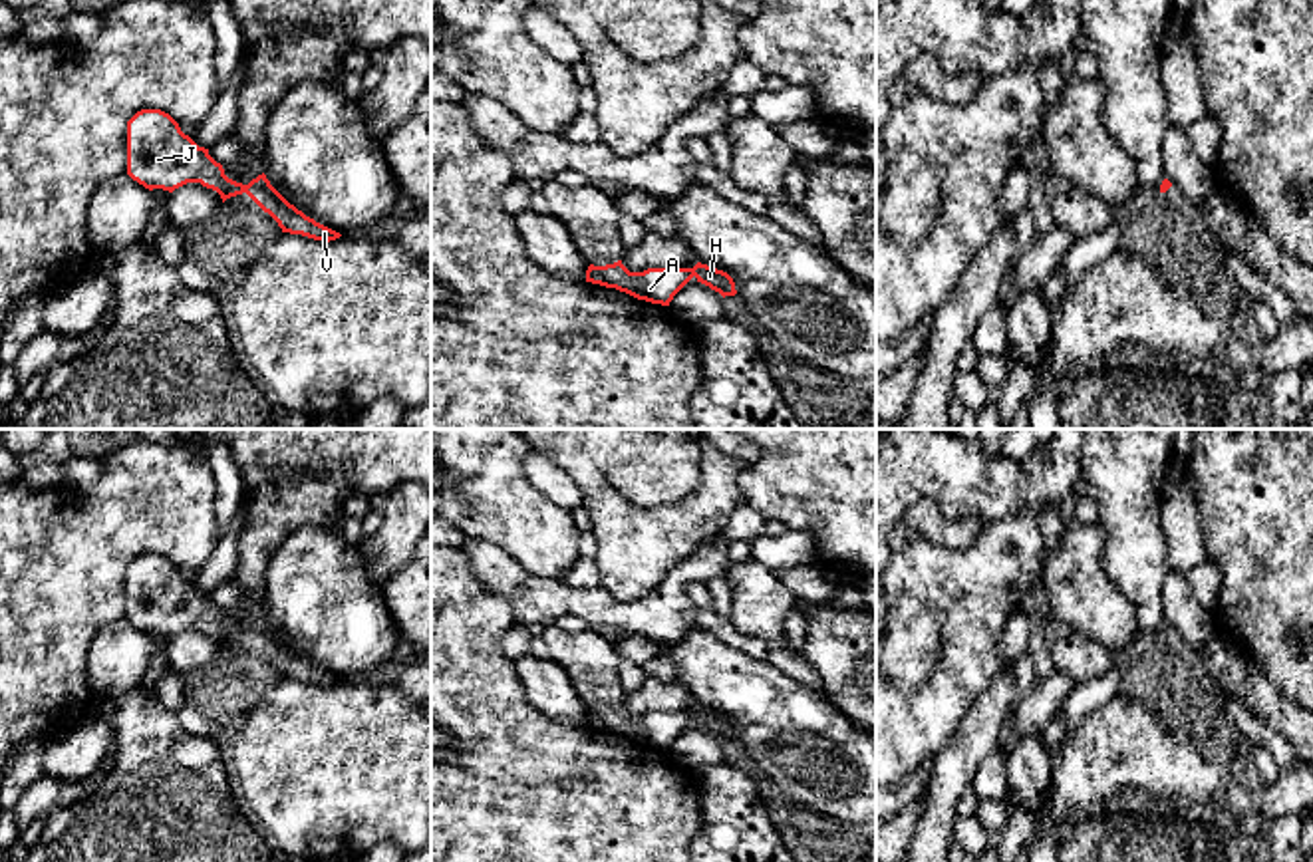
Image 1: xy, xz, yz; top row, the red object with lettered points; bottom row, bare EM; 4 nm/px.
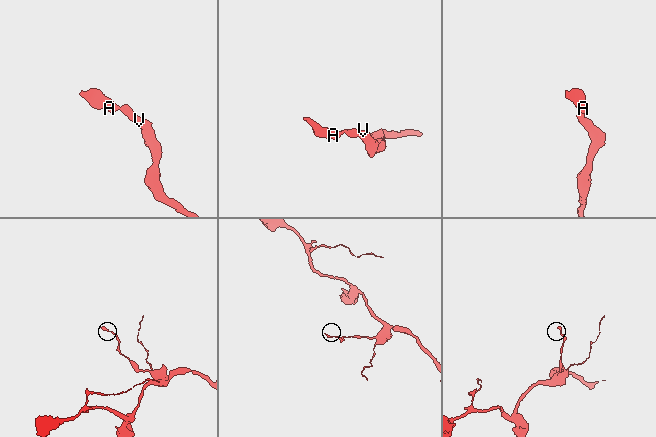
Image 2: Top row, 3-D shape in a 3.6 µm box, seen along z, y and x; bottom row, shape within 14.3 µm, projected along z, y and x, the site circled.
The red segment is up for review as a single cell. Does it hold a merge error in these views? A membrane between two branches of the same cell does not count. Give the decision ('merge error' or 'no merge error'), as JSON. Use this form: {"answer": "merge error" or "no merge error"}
{"answer": "no merge error"}

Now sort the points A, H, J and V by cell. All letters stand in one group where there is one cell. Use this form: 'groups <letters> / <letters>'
groups A H J V

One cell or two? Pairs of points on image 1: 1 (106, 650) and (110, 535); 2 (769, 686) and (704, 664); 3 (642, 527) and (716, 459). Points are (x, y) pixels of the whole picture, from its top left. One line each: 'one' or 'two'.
1: two
2: one
3: one

